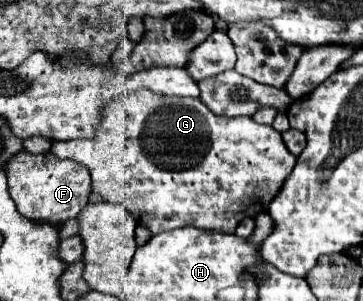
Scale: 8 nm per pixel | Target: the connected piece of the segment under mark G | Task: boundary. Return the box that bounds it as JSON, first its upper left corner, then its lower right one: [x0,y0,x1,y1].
[50,91,296,235]

